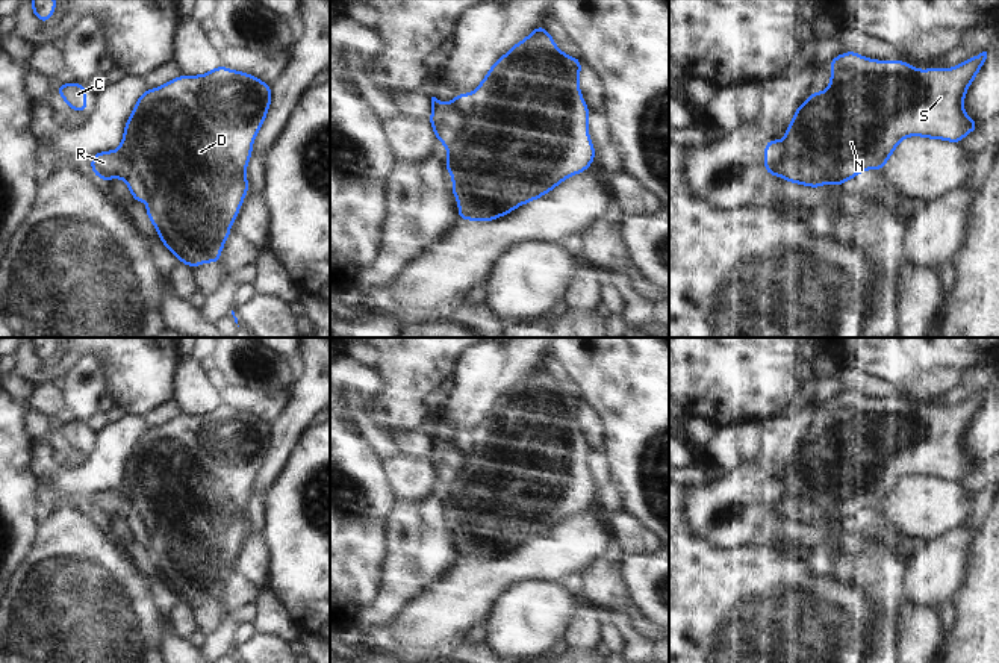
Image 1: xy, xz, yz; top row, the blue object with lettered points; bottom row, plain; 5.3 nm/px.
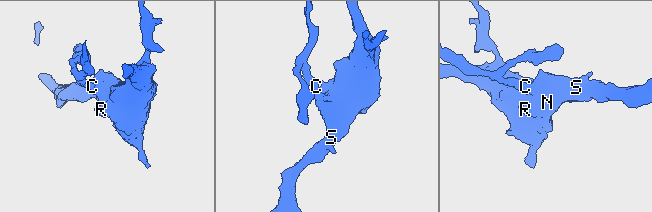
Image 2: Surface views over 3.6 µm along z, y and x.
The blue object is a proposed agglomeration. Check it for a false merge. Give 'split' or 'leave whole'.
leave whole

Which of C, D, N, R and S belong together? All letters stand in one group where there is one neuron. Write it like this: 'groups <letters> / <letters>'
groups C D N R S

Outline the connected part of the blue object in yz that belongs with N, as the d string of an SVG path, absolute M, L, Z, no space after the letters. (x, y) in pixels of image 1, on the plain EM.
M846 391L832 397L831 422L820 433L813 430L795 451L781 481L770 477L764 486L764 507L767 515L778 513L781 518L810 527L823 525L831 521L840 527L843 521L854 518L863 509L882 509L898 483L905 475L925 475L929 478L946 478L961 481L963 477L979 468L978 462L970 459L963 450L963 440L969 424L975 419L987 398L987 391L963 400L960 404L945 409L916 409L904 400L872 400L855 391Z

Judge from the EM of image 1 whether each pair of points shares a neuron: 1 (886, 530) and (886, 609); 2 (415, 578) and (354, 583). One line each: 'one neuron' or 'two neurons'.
1: one neuron
2: two neurons

